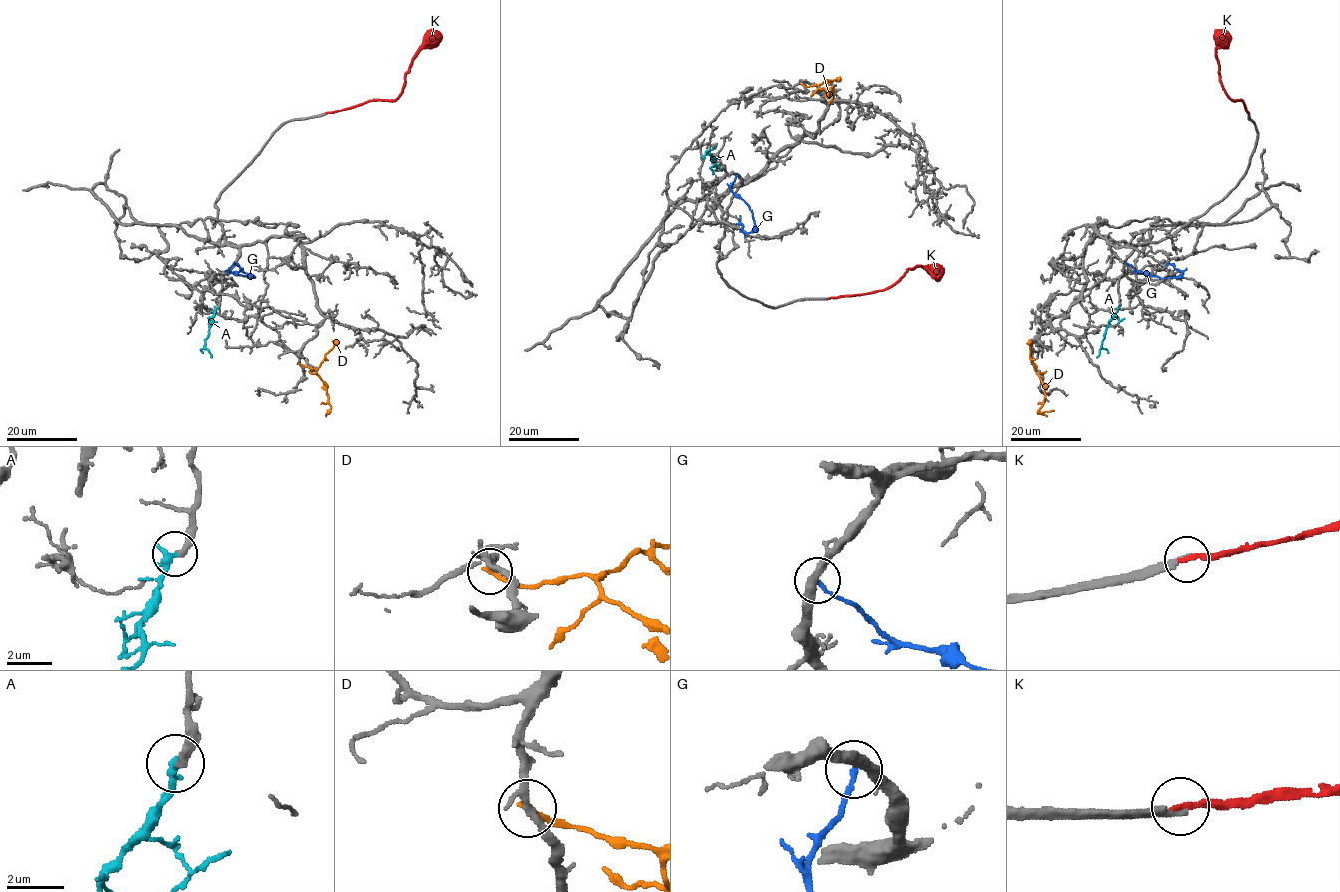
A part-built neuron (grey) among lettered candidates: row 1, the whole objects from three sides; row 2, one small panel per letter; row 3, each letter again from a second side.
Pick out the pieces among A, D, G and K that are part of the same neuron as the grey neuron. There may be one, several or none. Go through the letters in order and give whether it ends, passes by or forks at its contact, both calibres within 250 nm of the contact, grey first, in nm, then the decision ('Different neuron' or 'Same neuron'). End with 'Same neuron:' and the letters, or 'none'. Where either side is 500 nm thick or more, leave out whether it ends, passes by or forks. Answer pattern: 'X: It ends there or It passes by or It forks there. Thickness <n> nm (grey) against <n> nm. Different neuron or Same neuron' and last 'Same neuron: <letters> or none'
A: It ends there. Thickness 320 nm (grey) against 320 nm. Same neuron
D: It ends there. Thickness 200 nm (grey) against 200 nm. Different neuron
G: It ends there. Thickness 420 nm (grey) against 160 nm. Different neuron
K: It ends there. Thickness 260 nm (grey) against 240 nm. Different neuron
Same neuron: A

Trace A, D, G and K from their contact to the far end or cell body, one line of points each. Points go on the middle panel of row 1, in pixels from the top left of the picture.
A: (719, 168), (707, 153), (713, 147)
D: (801, 84), (816, 84), (830, 95), (832, 90), (828, 104)
G: (736, 175), (731, 190), (752, 213), (755, 228), (750, 232), (742, 229), (740, 215)
K: (828, 298), (881, 291), (915, 266), (926, 267), (935, 276), (943, 273)

